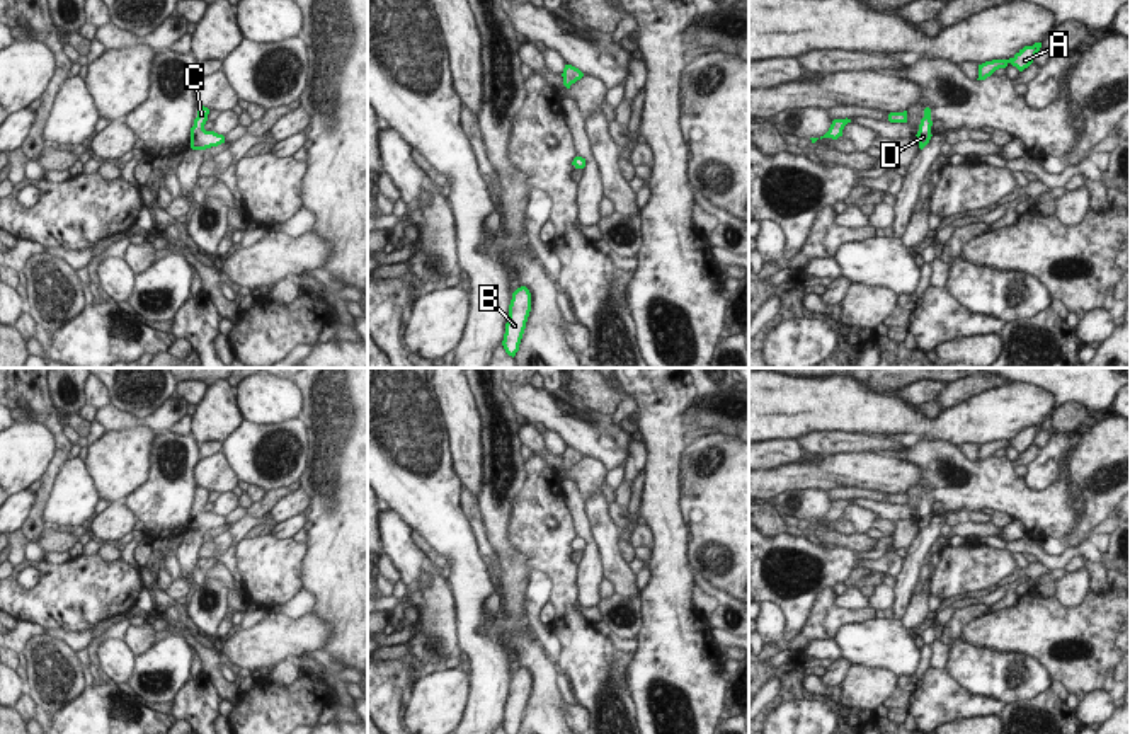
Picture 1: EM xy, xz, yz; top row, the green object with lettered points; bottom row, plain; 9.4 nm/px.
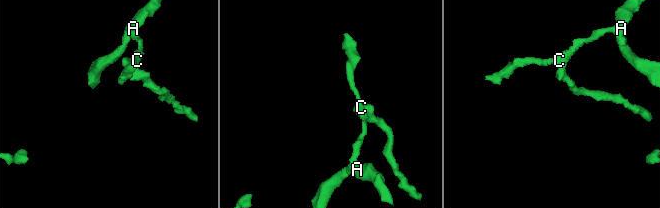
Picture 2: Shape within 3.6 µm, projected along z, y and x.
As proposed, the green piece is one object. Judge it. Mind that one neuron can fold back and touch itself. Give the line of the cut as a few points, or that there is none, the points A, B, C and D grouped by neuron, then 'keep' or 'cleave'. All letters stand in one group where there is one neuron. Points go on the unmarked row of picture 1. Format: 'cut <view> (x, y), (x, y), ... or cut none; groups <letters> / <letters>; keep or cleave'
cut none; groups A B C D; keep

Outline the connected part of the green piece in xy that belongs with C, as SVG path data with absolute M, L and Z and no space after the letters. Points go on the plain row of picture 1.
M197 485L197 499L194 501L194 507L191 509L191 530L192 531L206 531L206 530L225 525L223 516L204 511L208 496L209 496L209 490Z

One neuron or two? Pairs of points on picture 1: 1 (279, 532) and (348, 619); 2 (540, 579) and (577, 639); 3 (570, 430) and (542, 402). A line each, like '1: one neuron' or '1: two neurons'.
1: two neurons
2: two neurons
3: one neuron

